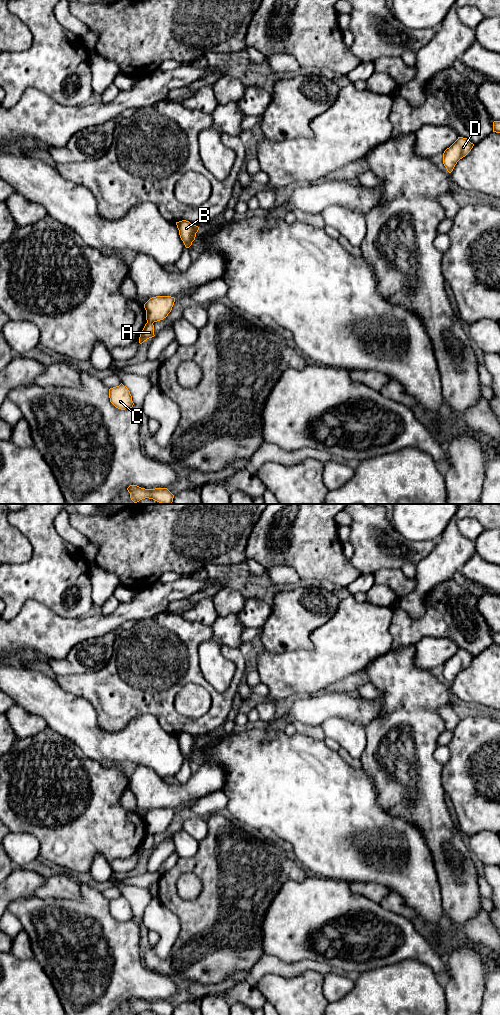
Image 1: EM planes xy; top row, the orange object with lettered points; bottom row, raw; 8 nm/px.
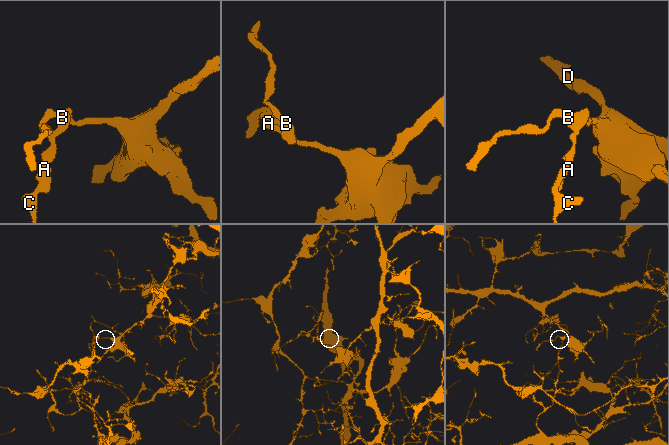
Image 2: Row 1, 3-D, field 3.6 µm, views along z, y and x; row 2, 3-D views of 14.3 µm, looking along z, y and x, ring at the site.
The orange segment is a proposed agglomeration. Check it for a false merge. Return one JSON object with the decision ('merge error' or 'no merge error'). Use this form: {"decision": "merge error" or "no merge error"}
{"decision": "merge error"}

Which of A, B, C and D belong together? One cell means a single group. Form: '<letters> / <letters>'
A C / B D

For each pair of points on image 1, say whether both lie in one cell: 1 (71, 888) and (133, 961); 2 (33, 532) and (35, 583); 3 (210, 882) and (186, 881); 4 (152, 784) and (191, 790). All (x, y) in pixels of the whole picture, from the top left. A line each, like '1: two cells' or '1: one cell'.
1: two cells
2: one cell
3: two cells
4: one cell

